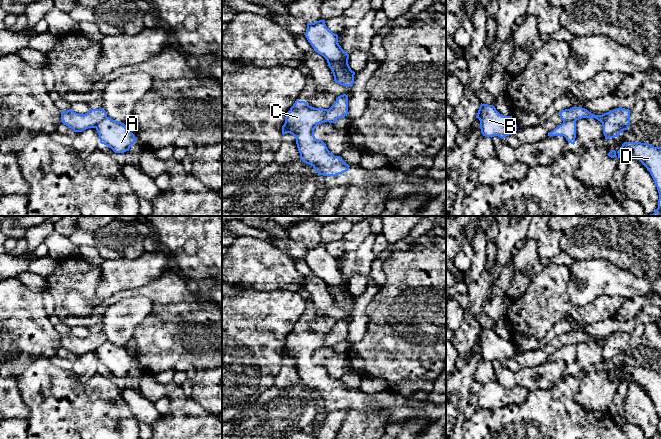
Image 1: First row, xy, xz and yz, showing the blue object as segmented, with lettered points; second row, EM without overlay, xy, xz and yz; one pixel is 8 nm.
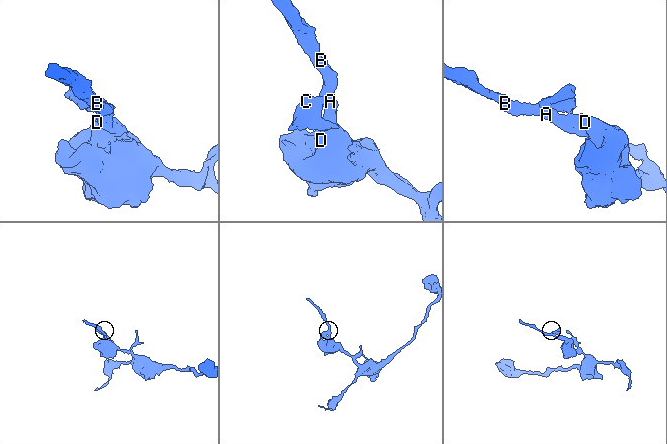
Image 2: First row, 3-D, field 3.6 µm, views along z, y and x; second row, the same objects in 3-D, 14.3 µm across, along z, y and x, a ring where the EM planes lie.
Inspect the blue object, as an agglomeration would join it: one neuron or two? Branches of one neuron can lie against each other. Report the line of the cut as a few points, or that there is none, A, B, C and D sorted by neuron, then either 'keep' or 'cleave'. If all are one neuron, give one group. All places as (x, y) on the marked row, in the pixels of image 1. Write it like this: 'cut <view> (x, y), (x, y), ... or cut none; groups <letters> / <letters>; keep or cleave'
cut xy (107, 117), (94, 127); groups A B D / C; cleave

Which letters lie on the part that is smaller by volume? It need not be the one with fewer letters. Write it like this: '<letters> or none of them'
C

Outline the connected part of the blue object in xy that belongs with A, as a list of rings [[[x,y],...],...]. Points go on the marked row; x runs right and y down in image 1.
[[[109,117],[101,121],[96,127],[100,143],[111,148],[115,153],[129,151],[136,141],[135,136],[122,122]]]

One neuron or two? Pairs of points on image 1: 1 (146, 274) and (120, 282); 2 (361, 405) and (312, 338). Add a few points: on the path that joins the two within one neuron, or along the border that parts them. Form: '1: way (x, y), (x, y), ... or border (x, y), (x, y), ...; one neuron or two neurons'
1: way (140, 274), (128, 274), (126, 276); one neuron
2: way (341, 391), (332, 389), (308, 365), (308, 358); one neuron

